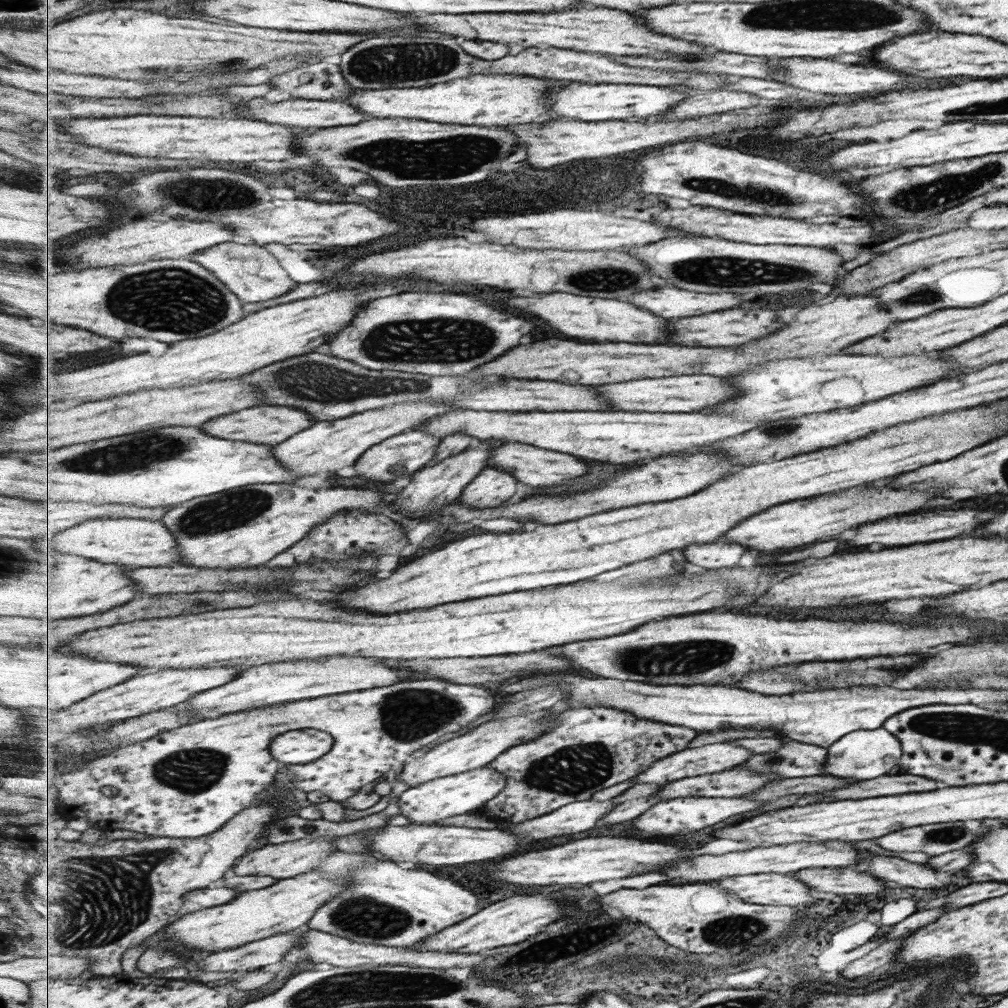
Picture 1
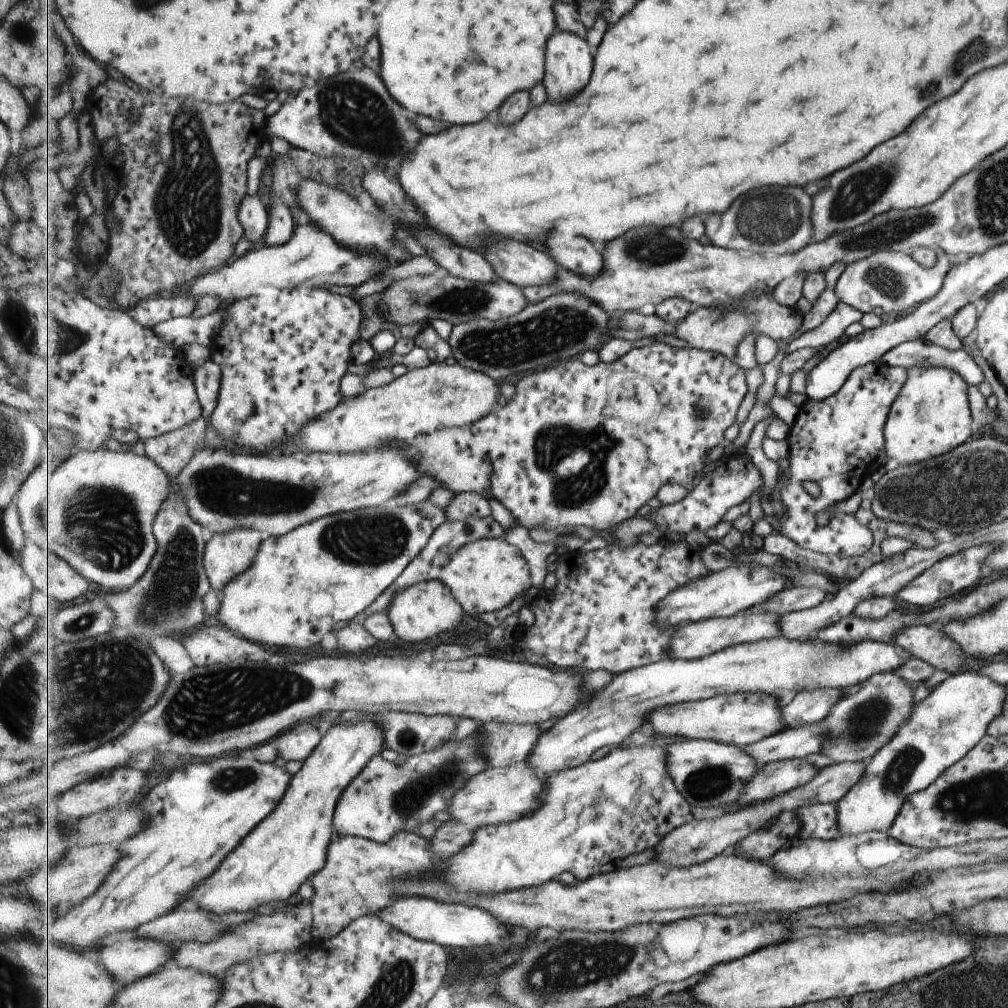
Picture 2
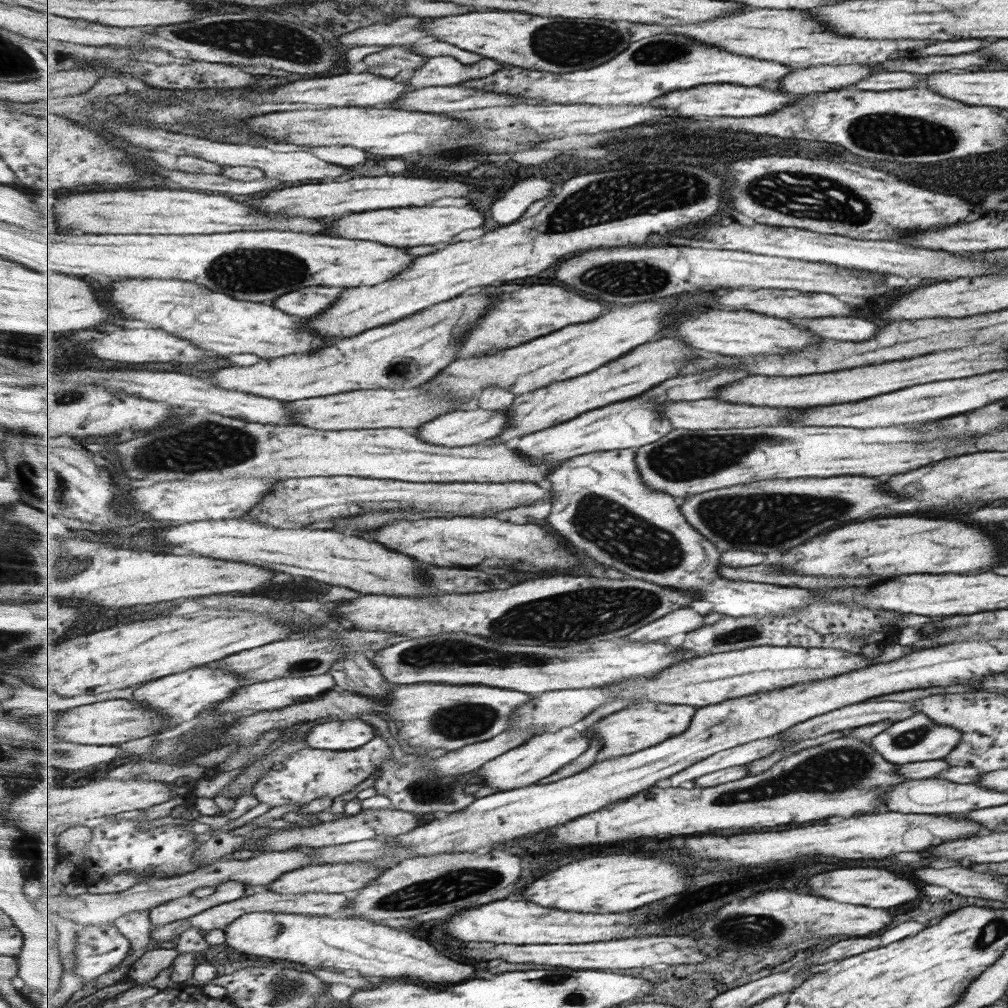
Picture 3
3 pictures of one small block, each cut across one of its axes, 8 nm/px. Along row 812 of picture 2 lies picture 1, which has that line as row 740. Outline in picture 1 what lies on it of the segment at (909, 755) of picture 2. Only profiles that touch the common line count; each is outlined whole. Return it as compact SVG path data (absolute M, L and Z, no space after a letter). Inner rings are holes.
M879 727L873 730L853 731L844 734L826 749L822 774L866 781L890 773L893 768L897 767L900 756L901 744L885 729Z

